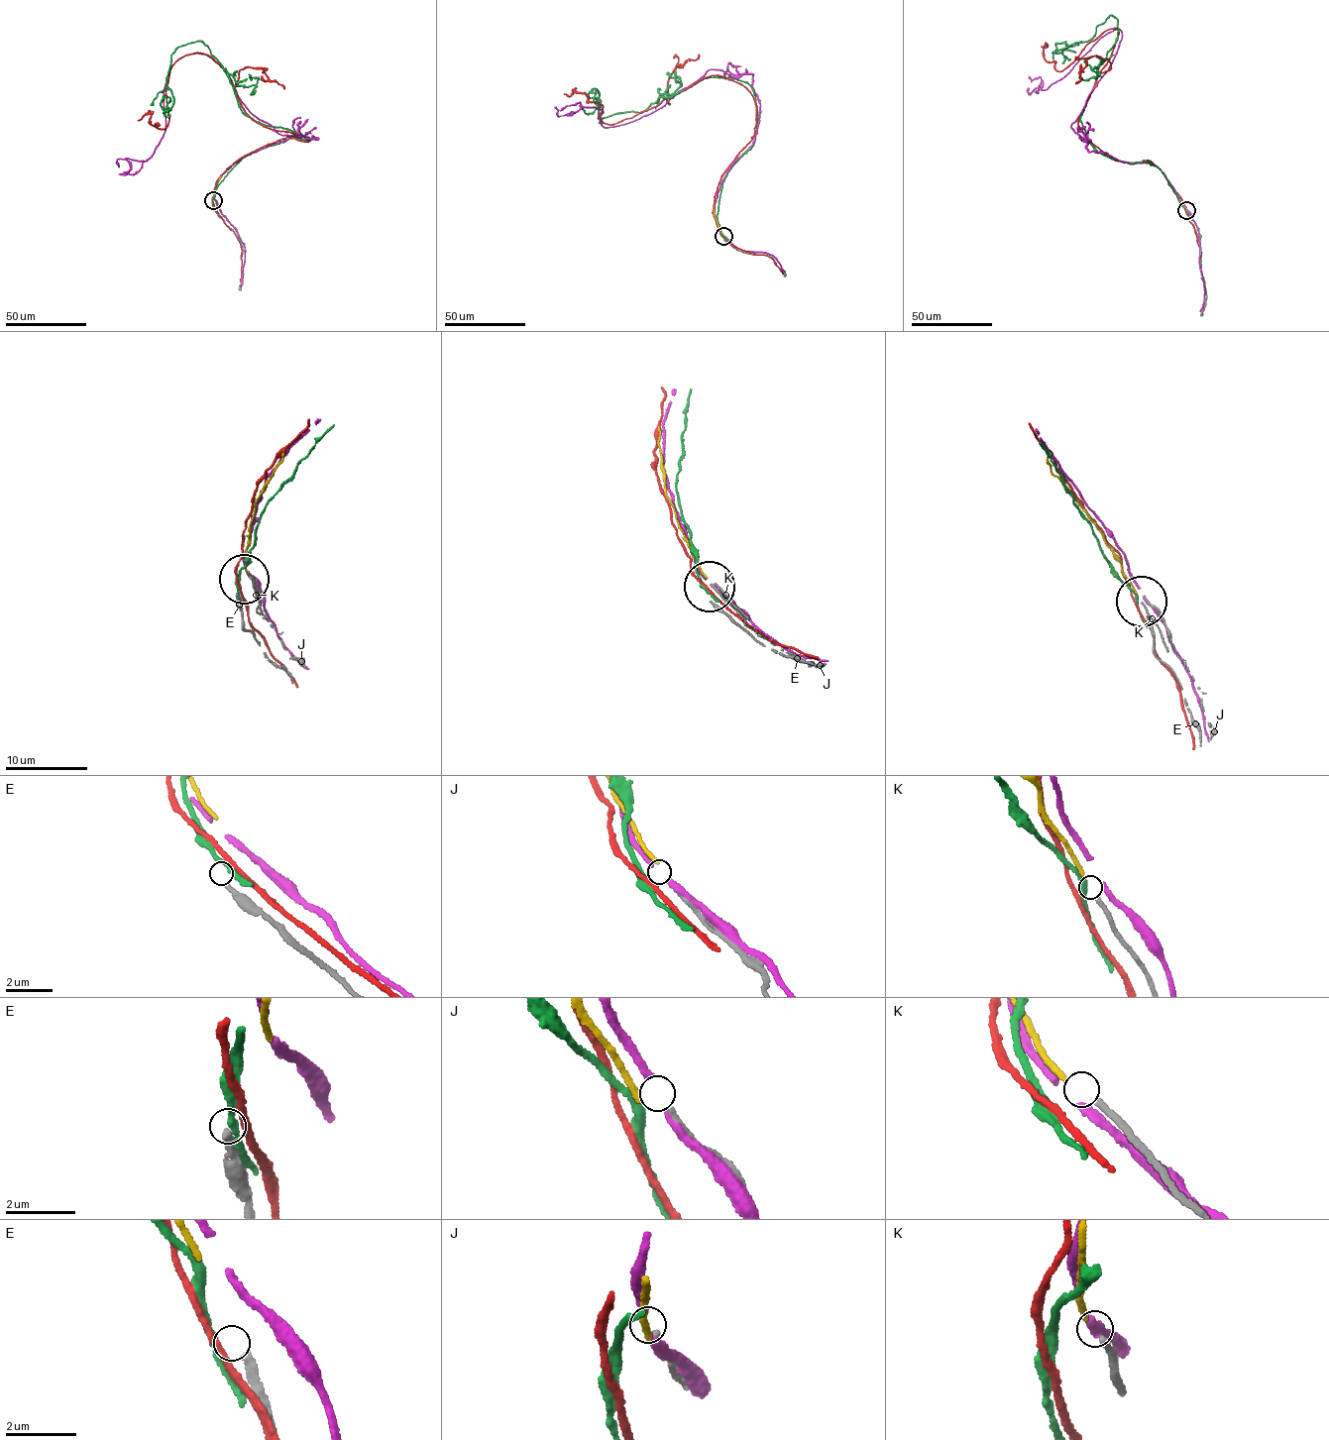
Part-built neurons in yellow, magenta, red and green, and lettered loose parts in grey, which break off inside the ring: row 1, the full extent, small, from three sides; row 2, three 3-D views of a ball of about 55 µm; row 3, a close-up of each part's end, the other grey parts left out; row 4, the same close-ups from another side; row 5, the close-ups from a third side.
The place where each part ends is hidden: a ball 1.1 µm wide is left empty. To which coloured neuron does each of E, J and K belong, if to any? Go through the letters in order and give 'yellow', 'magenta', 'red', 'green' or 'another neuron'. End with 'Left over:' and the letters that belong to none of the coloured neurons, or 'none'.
E: another neuron
J: another neuron
K: yellow
Left over: E, J

